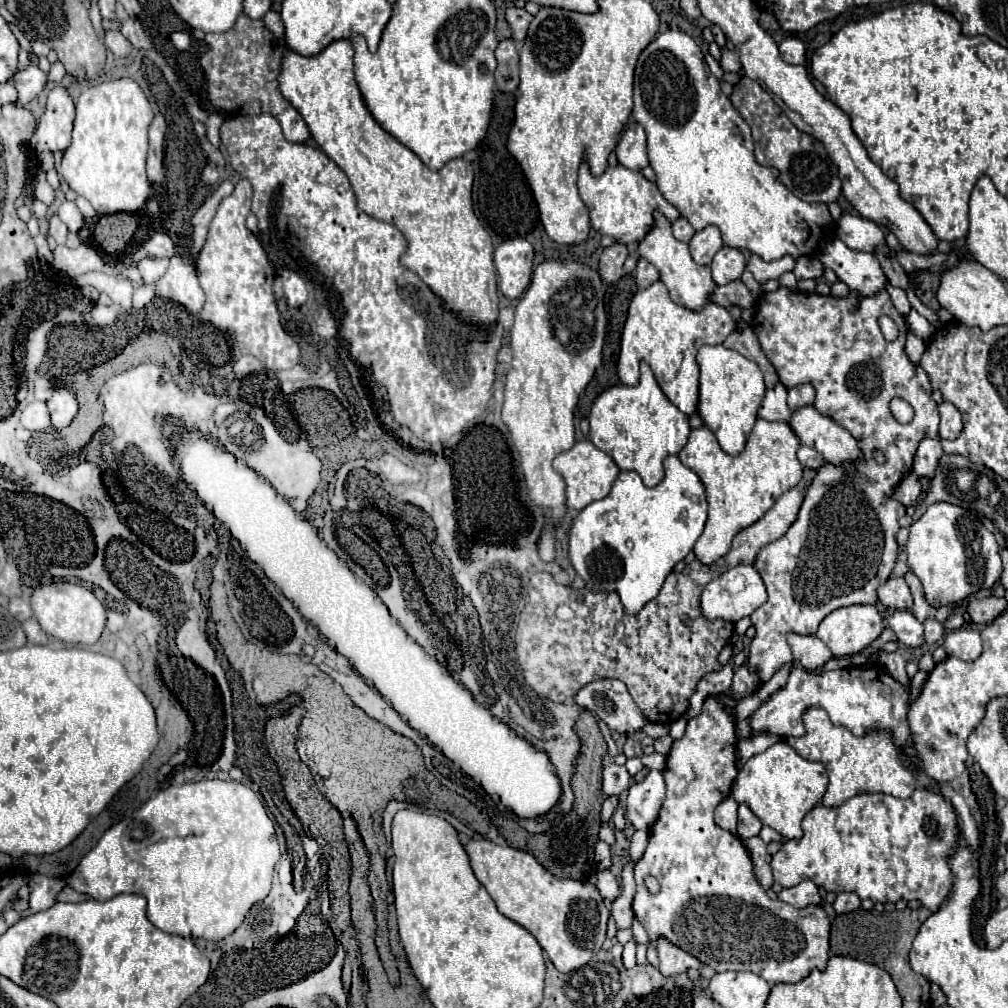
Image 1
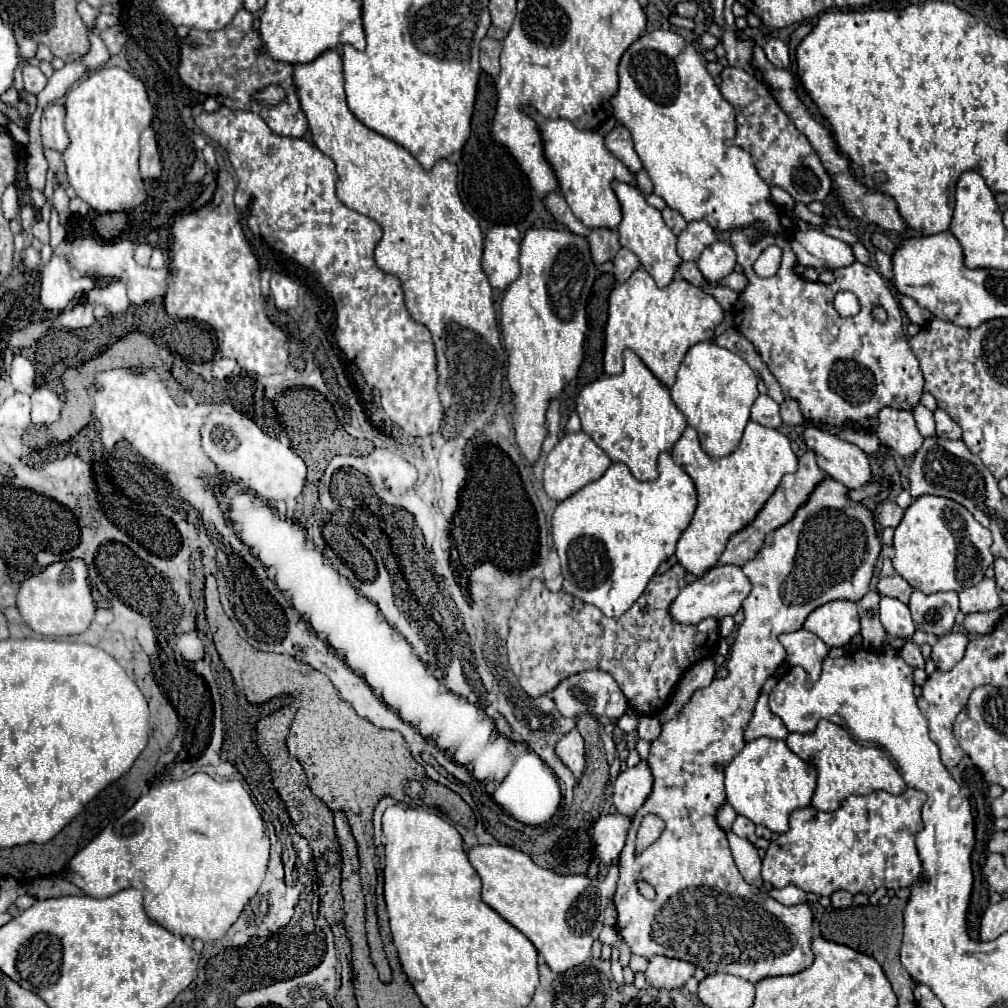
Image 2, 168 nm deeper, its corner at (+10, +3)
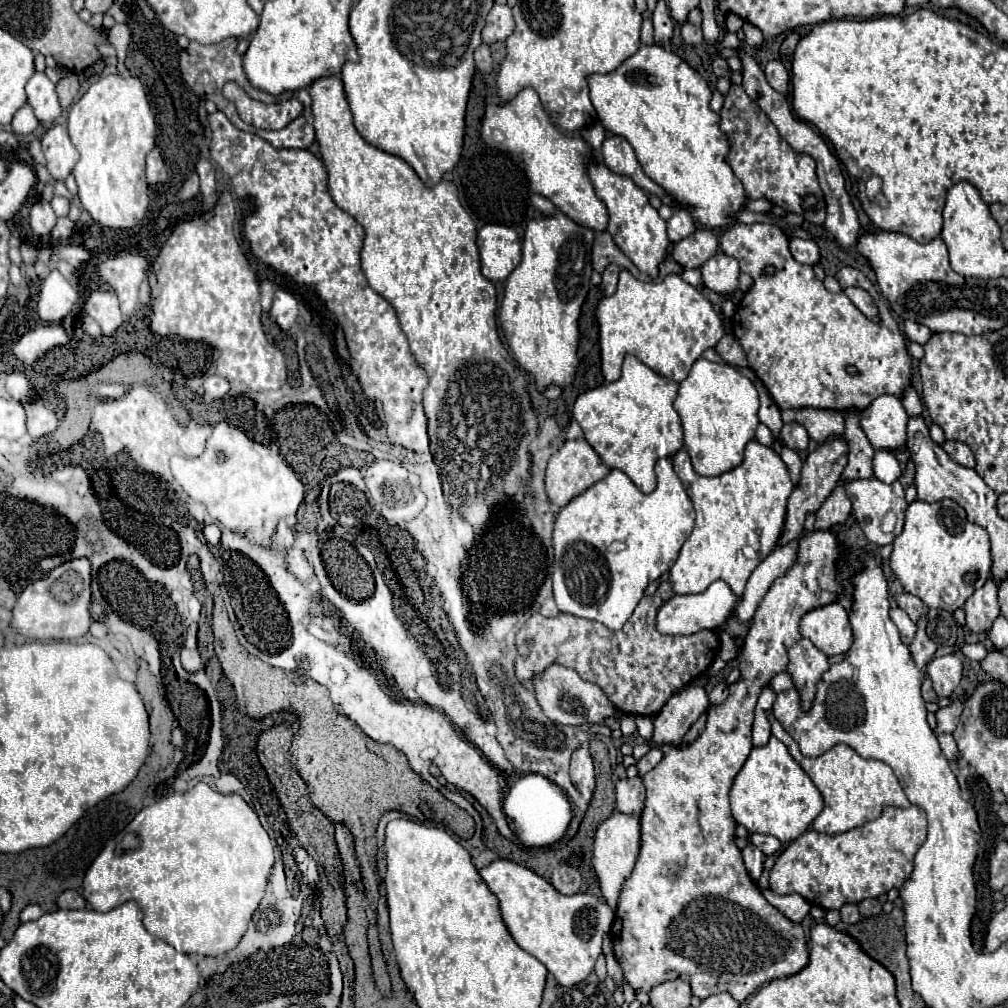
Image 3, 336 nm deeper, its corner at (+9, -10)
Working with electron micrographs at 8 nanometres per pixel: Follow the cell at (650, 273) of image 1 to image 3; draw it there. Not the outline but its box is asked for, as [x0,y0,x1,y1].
[603,264,621,296]

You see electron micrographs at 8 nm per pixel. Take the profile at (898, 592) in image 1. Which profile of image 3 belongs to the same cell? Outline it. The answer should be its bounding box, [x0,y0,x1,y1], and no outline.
[893,592,927,622]

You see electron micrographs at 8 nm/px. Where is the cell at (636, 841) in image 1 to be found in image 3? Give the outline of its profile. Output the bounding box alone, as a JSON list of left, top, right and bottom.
[479,858,615,988]

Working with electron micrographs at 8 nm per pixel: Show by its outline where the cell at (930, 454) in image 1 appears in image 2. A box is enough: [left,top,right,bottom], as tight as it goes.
[872,407,924,457]

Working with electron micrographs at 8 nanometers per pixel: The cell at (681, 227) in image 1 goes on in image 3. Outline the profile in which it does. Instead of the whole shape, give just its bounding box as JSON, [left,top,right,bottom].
[667,208,695,244]

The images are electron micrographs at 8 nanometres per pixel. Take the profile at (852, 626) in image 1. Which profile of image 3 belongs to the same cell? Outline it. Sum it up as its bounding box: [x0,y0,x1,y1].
[801,604,853,656]

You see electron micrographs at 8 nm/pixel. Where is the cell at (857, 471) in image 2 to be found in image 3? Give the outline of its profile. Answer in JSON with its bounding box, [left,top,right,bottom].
[843,478,907,546]

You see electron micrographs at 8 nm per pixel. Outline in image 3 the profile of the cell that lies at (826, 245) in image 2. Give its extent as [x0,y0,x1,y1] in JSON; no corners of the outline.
[789,238,821,266]

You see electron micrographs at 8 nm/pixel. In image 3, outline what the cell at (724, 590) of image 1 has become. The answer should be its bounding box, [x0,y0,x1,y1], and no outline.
[657,580,741,636]

